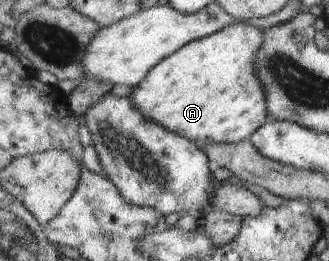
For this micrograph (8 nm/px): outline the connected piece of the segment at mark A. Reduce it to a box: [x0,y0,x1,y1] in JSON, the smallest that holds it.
[129,22,271,148]

